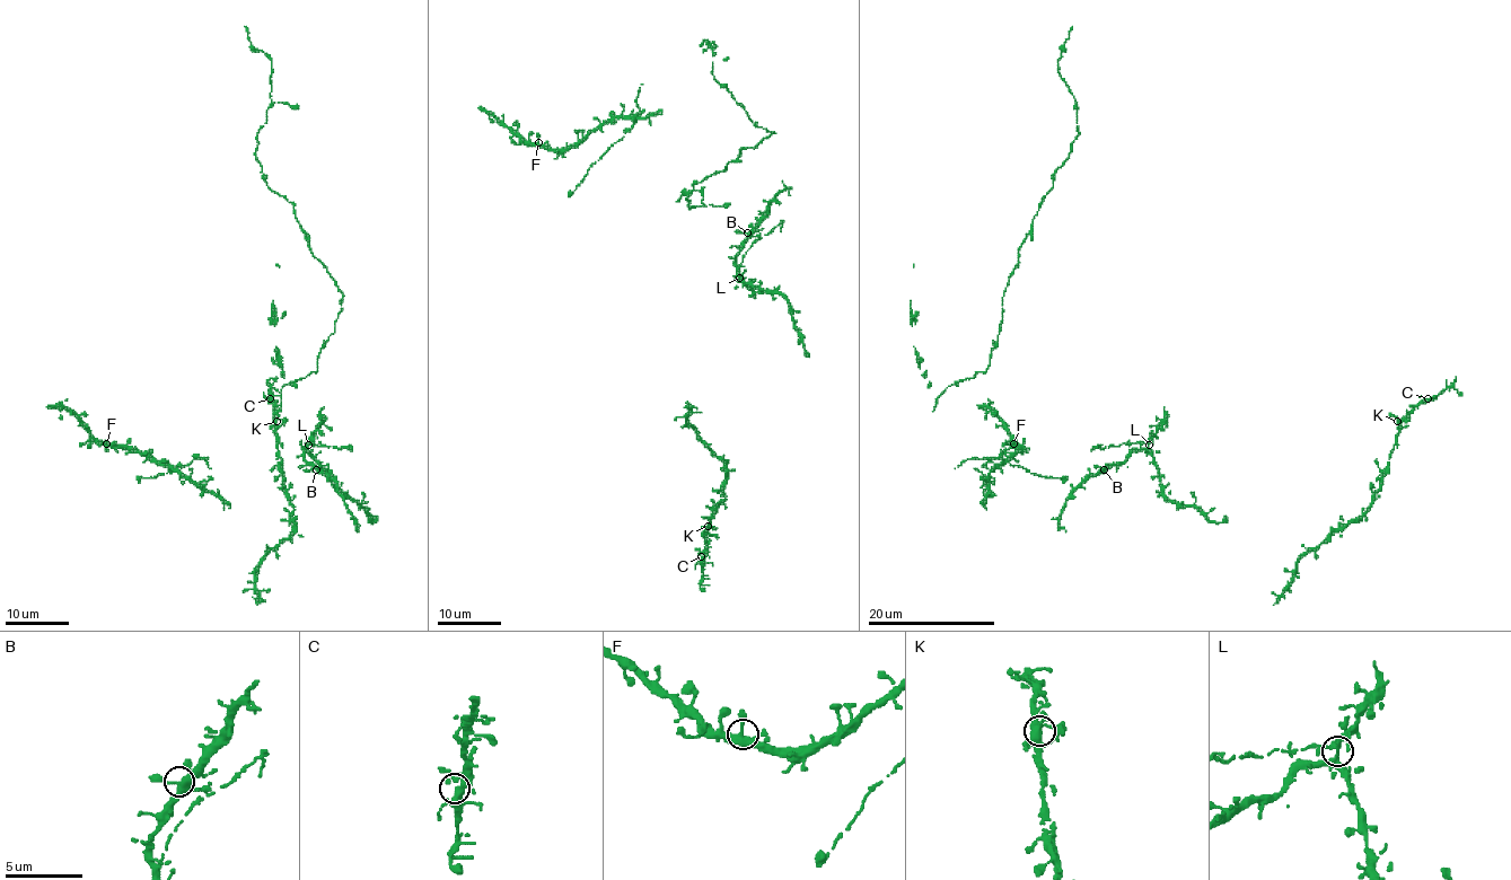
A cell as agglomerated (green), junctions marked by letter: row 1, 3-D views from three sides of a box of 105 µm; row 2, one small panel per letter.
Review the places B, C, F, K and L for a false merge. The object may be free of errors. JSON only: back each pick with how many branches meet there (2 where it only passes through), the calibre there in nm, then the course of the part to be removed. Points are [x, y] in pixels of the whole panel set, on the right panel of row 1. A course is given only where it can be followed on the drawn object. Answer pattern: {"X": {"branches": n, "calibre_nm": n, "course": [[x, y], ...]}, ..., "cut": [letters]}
{"L": {"branches": 6, "calibre_nm": 360, "course": [[1148, 445], [1136, 441], [1103, 445]]}, "cut": ["L"]}

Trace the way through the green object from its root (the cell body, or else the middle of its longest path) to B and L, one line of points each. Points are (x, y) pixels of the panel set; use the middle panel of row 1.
B: (781, 223), (758, 238), (746, 252), (739, 278), (736, 254), (747, 232)
L: (781, 223), (758, 238), (746, 252), (739, 278)

